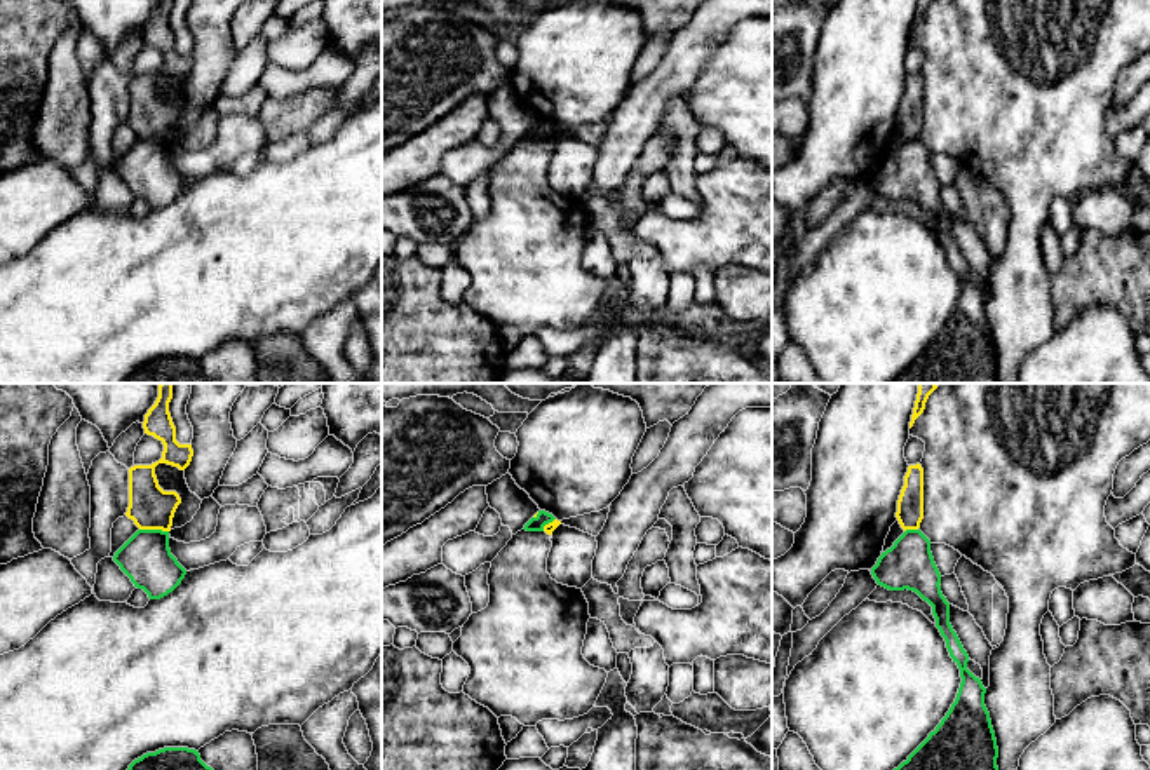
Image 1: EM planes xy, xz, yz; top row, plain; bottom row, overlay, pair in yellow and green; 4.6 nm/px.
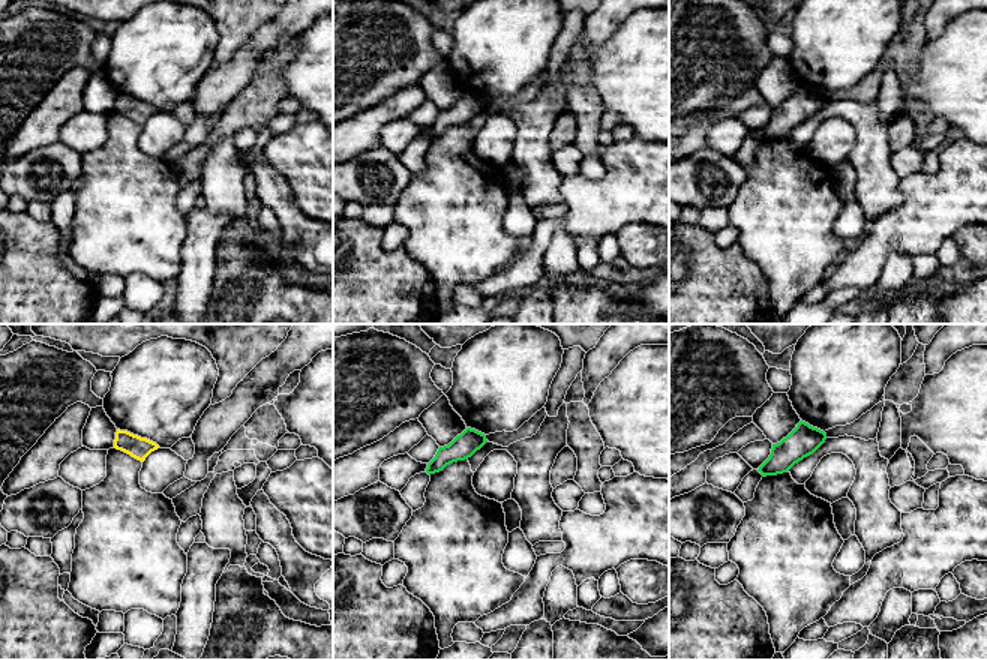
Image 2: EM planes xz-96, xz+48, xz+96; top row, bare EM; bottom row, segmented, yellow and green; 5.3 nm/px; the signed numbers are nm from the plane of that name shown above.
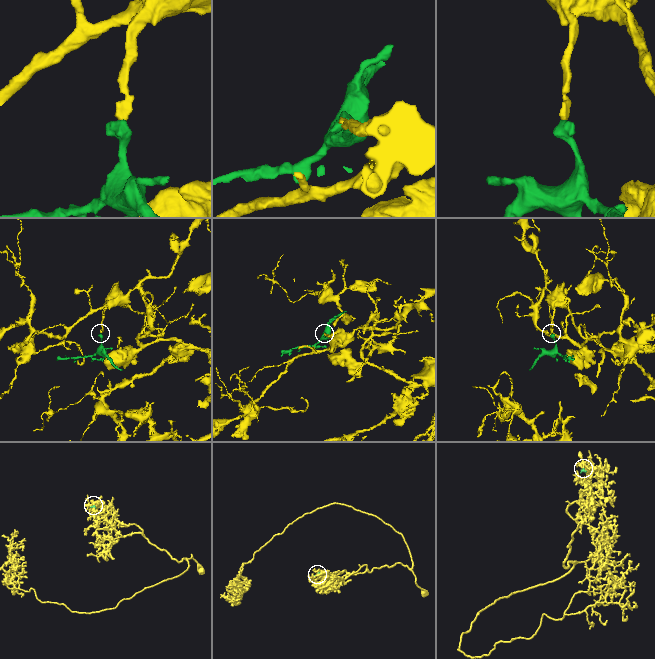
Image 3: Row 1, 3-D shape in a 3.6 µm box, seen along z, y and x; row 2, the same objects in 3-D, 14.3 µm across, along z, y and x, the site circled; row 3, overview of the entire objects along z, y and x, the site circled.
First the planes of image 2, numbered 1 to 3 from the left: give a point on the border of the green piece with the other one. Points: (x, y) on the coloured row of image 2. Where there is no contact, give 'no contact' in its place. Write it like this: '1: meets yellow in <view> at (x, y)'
1: no contact
2: no contact
3: no contact

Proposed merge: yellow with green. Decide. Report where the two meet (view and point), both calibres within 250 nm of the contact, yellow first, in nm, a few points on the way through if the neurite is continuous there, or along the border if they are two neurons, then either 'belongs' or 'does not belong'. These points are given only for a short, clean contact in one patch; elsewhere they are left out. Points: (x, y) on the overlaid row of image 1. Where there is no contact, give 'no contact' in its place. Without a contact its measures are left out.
meets yellow in xy at (154, 528); 200 nm thick on the yellow side, 240 nm on the other; border along xy (140, 528), (168, 532); does not belong

